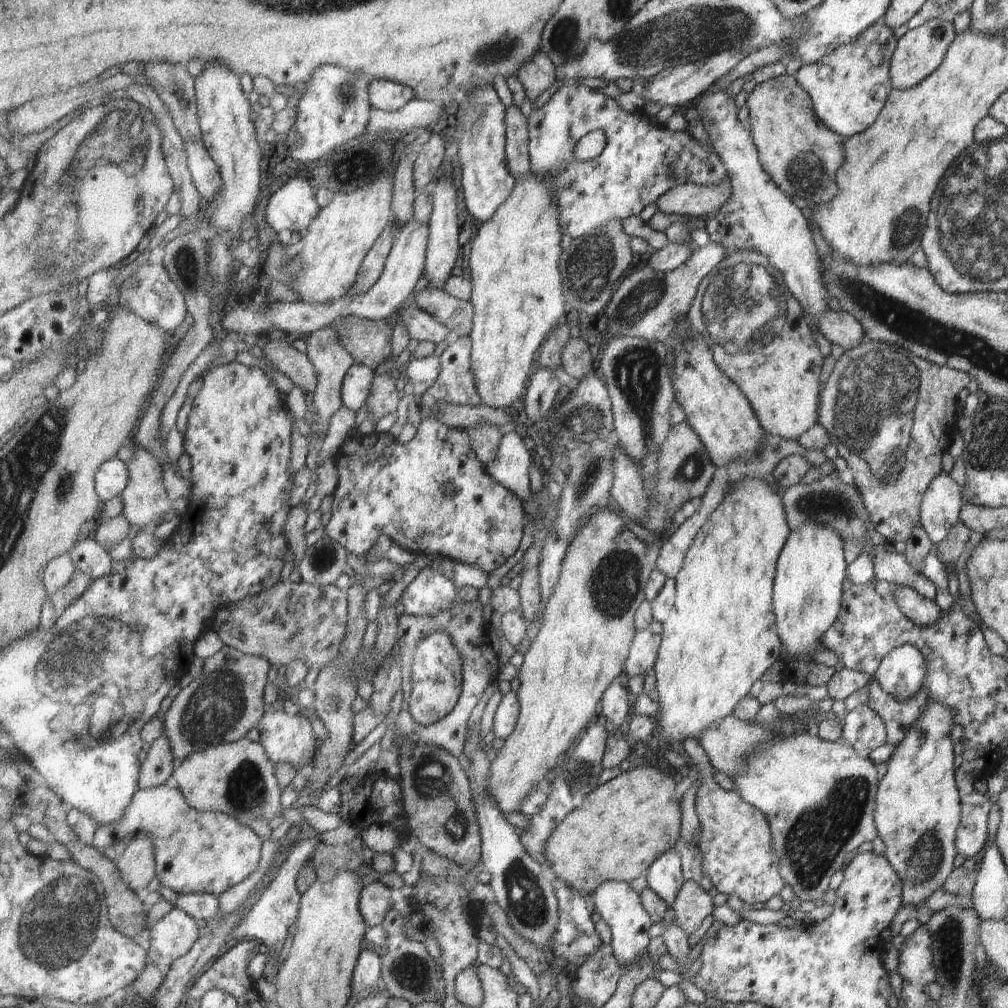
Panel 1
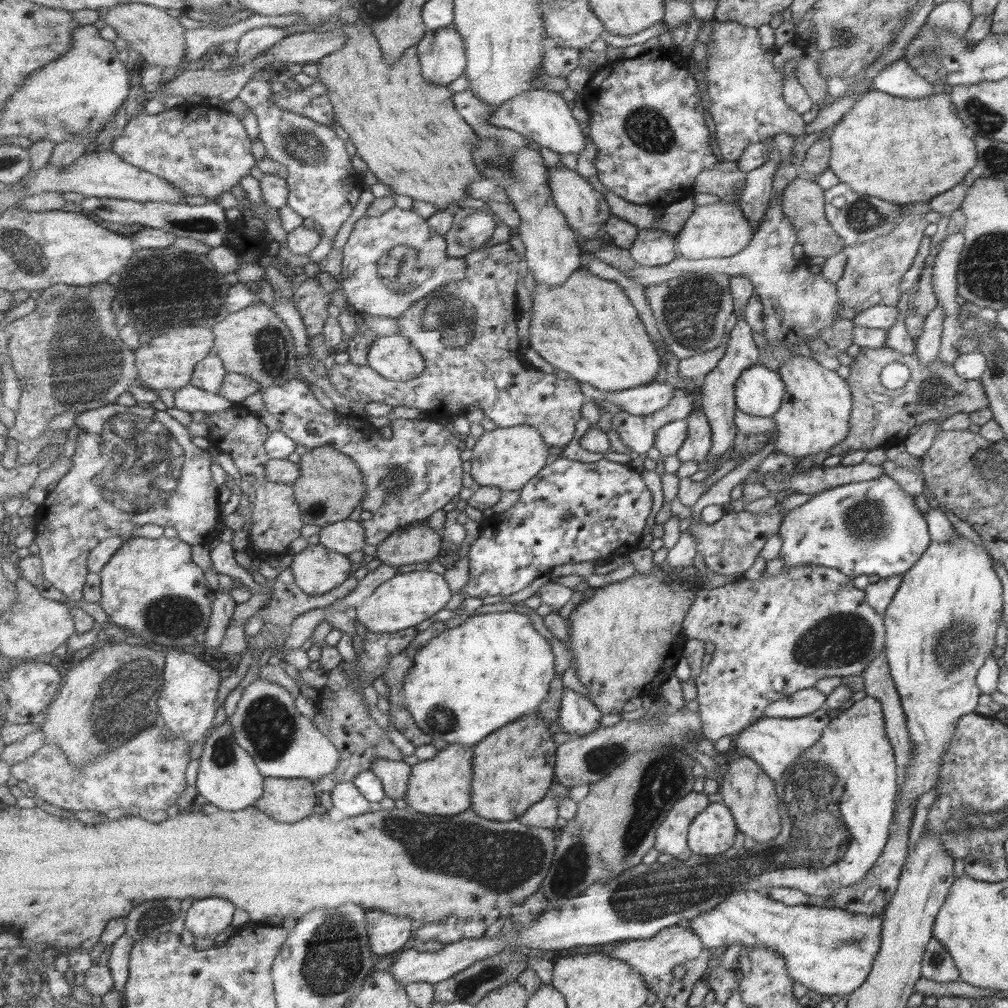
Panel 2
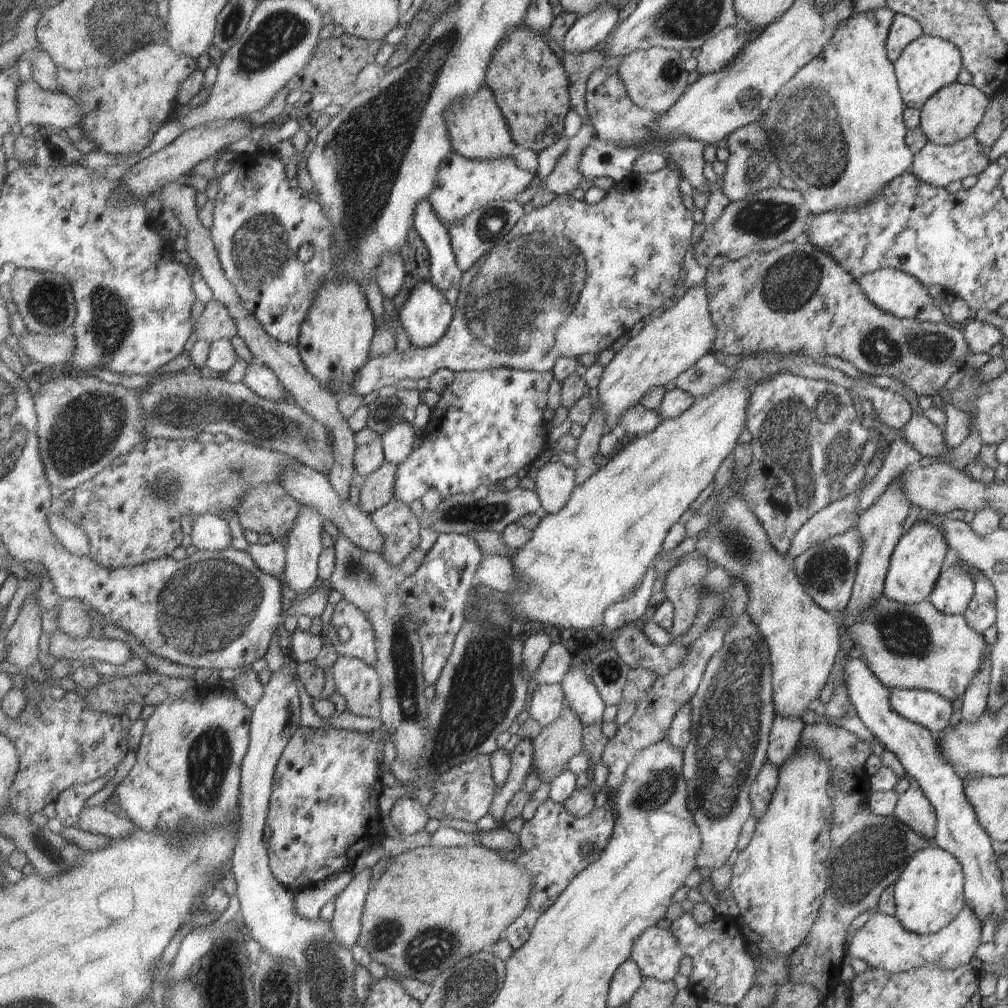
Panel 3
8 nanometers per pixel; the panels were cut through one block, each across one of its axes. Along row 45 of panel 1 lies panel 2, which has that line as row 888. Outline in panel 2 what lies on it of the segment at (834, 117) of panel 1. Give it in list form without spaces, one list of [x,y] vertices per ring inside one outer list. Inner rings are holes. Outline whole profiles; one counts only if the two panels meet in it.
[[[953,530],[953,534],[955,534],[955,536],[957,536],[957,537],[955,537],[955,539],[953,539],[953,537],[951,537],[951,539],[945,539],[945,541],[941,541],[941,542],[930,541],[929,545],[927,545],[927,548],[923,551],[923,553],[921,553],[921,556],[919,557],[919,559],[917,559],[917,561],[915,561],[915,564],[911,565],[911,568],[907,569],[903,573],[903,577],[901,577],[901,582],[899,583],[899,586],[897,587],[897,590],[895,591],[895,594],[891,597],[889,604],[886,606],[886,609],[883,612],[883,615],[882,615],[882,622],[884,625],[884,651],[883,651],[884,656],[883,656],[883,658],[885,658],[885,660],[886,660],[886,664],[888,665],[889,675],[891,676],[891,680],[893,680],[893,683],[895,686],[895,691],[897,692],[897,695],[899,696],[899,703],[901,703],[901,709],[903,709],[903,715],[905,715],[905,723],[907,723],[907,731],[909,731],[909,739],[911,739],[911,741],[913,741],[913,744],[914,744],[914,750],[912,751],[912,762],[910,763],[910,766],[907,767],[907,772],[905,772],[905,782],[903,782],[903,786],[901,786],[901,788],[896,790],[896,794],[894,797],[894,814],[891,818],[891,828],[890,828],[890,832],[889,832],[889,838],[887,838],[887,842],[885,842],[885,846],[883,846],[883,850],[881,850],[881,854],[879,854],[879,858],[877,858],[877,860],[875,860],[875,862],[873,862],[873,866],[871,866],[871,868],[869,868],[869,870],[867,870],[866,876],[863,876],[863,878],[861,878],[861,880],[859,880],[859,882],[855,882],[855,884],[851,884],[851,886],[843,886],[843,888],[839,888],[840,890],[835,895],[832,895],[831,897],[826,897],[829,899],[832,898],[832,901],[829,901],[828,905],[826,907],[835,907],[835,908],[839,908],[841,910],[854,912],[857,914],[864,914],[867,916],[877,917],[877,916],[879,916],[879,914],[882,914],[882,912],[885,908],[885,905],[890,901],[890,899],[892,898],[892,895],[895,893],[897,882],[899,880],[900,870],[901,870],[901,867],[904,862],[905,853],[907,852],[907,843],[908,843],[907,832],[909,831],[909,826],[910,826],[912,814],[914,814],[914,812],[911,812],[911,805],[915,806],[915,803],[917,802],[917,797],[919,795],[923,794],[923,792],[929,791],[931,788],[933,788],[935,786],[935,783],[937,783],[937,779],[939,779],[939,778],[937,778],[937,771],[939,771],[940,757],[943,755],[947,741],[949,741],[949,737],[951,737],[951,733],[953,733],[953,727],[955,727],[955,721],[957,721],[957,719],[959,719],[959,716],[963,716],[964,714],[970,713],[971,711],[973,711],[973,708],[975,708],[975,706],[977,706],[977,699],[980,696],[980,692],[977,689],[977,686],[975,685],[976,672],[977,672],[978,668],[983,665],[983,662],[992,654],[992,650],[995,647],[995,632],[997,632],[998,624],[1002,620],[1001,619],[1001,617],[1002,617],[1001,604],[1003,604],[1003,599],[1001,599],[1001,582],[999,581],[999,578],[997,577],[997,574],[995,573],[995,571],[993,571],[993,565],[991,565],[992,556],[989,553],[987,553],[987,551],[985,551],[985,549],[983,547],[981,547],[981,545],[974,544],[973,542],[971,542],[971,540],[968,540],[967,538],[965,538],[961,534],[959,534],[959,532]]]

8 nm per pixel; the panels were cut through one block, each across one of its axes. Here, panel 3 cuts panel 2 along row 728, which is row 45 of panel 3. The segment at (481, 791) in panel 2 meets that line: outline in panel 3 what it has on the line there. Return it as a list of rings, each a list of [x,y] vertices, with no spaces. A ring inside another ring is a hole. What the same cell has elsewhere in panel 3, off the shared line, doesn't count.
[[[517,27],[513,29],[499,45],[499,52],[495,58],[491,58],[487,84],[492,88],[498,99],[498,105],[502,110],[511,134],[519,148],[530,148],[537,154],[549,146],[553,146],[560,138],[563,138],[563,124],[565,116],[572,109],[570,95],[570,77],[562,60],[549,48],[549,44],[543,36],[535,34],[529,27]]]

